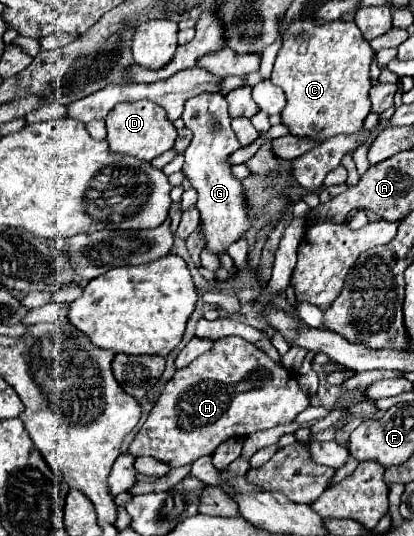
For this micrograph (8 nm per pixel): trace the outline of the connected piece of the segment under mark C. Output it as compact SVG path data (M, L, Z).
M299 19L287 25L283 31L283 47L269 79L273 85L281 87L287 97L287 105L281 111L281 123L291 135L309 137L313 141L361 131L363 121L371 111L371 61L373 49L363 41L355 23L333 21L317 27L307 19Z

